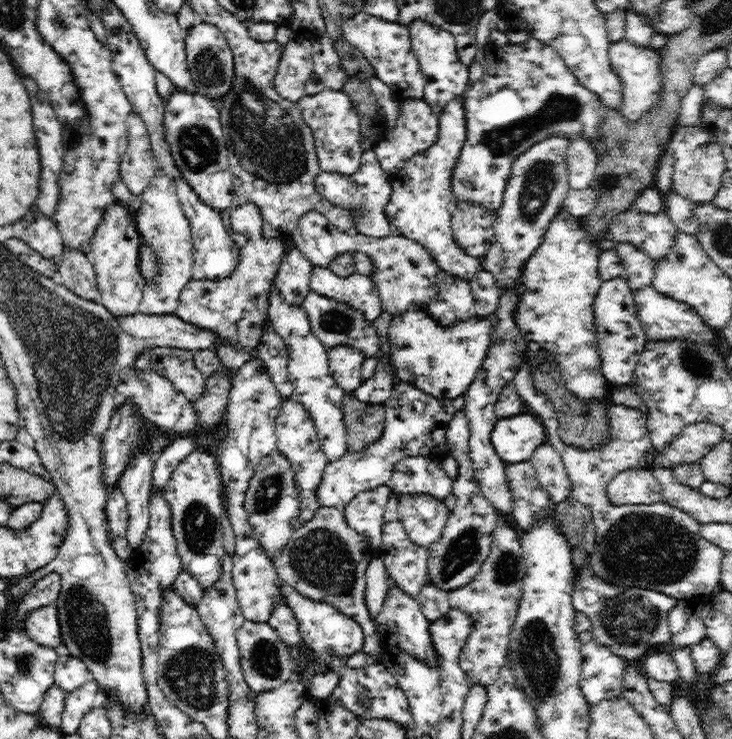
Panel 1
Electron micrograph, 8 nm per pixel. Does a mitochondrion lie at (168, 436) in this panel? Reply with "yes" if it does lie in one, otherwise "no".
no

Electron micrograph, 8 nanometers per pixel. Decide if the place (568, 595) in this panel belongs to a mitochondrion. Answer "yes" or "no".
no

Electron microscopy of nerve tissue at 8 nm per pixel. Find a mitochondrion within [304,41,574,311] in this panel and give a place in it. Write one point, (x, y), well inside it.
(540, 178)

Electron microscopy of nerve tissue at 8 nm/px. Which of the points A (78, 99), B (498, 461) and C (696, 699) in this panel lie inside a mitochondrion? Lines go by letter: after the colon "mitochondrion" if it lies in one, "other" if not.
A: other
B: other
C: other

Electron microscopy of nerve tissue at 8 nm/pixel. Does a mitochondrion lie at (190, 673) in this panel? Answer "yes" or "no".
yes

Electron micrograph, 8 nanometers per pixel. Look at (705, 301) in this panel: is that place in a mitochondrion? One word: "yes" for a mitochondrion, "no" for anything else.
no

